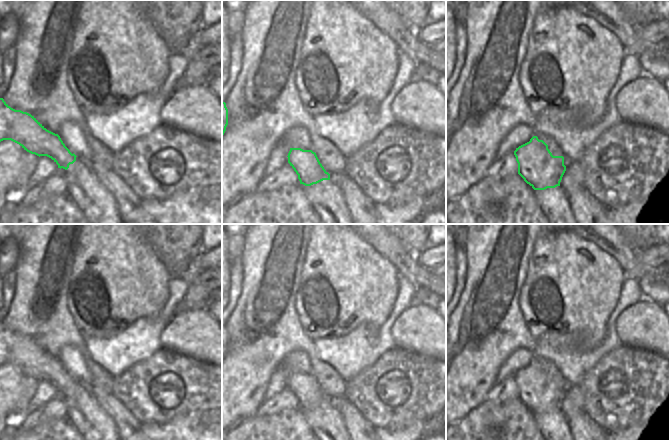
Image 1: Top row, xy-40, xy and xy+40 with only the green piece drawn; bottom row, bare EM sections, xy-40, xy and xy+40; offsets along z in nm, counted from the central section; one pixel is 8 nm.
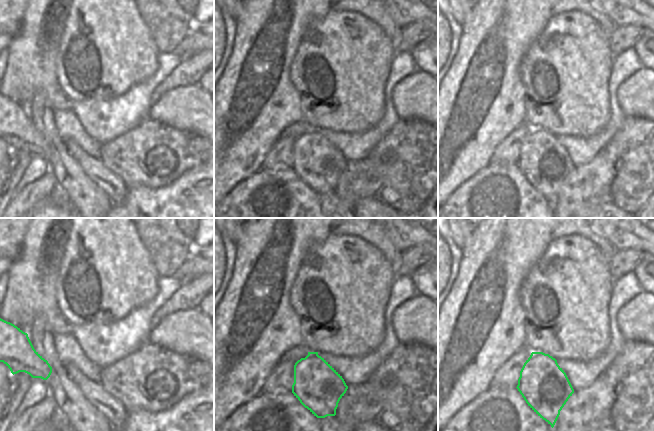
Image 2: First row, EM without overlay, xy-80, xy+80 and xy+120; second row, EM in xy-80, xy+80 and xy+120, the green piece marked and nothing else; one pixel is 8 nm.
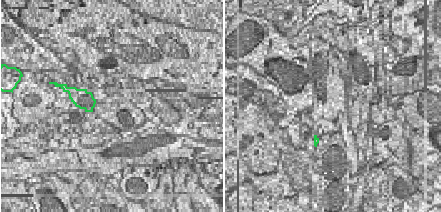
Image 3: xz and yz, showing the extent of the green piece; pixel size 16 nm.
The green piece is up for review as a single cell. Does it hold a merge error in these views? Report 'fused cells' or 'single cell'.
single cell

